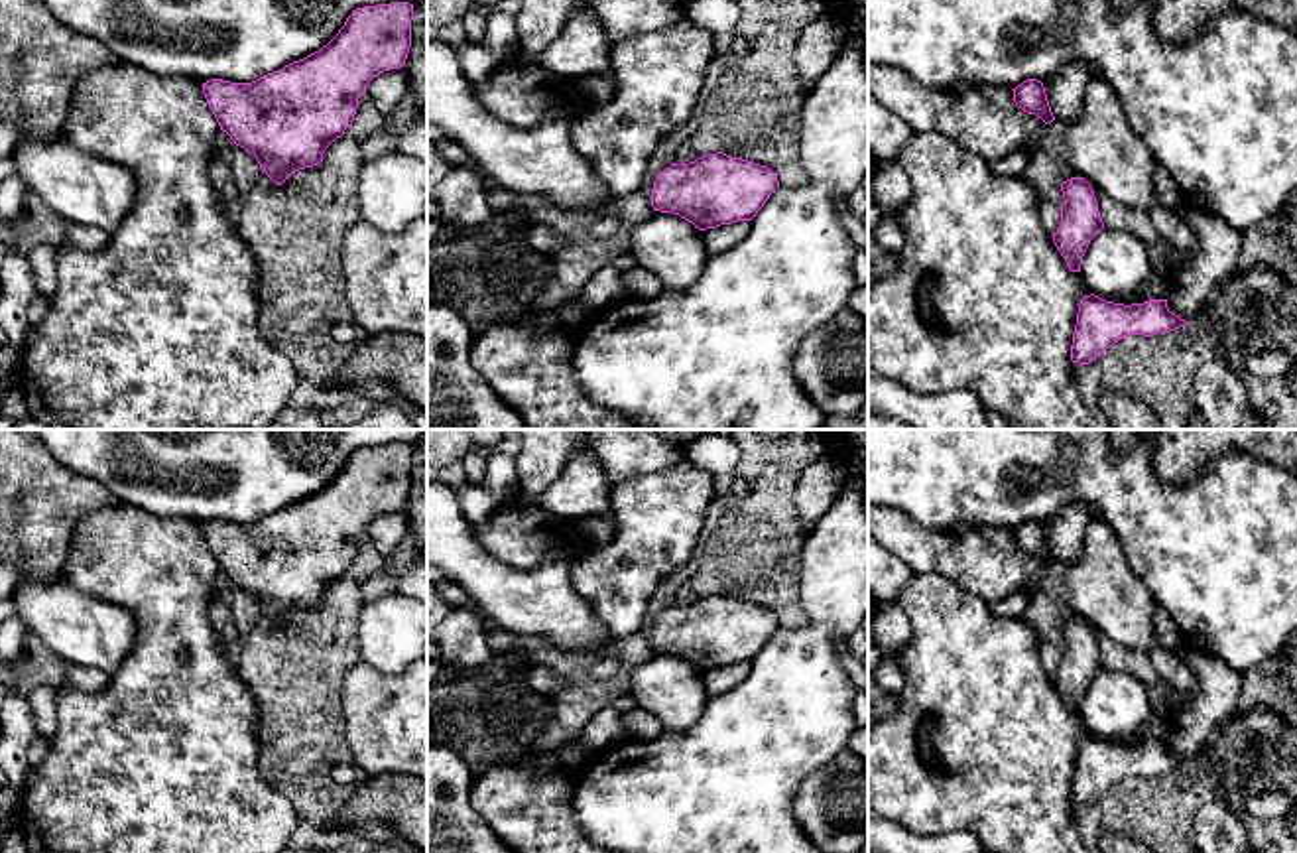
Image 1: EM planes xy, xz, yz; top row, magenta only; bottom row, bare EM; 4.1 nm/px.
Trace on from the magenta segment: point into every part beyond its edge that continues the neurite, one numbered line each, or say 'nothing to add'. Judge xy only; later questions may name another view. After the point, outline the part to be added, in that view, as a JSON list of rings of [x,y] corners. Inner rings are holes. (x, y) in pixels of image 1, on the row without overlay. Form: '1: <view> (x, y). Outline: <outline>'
nothing to add

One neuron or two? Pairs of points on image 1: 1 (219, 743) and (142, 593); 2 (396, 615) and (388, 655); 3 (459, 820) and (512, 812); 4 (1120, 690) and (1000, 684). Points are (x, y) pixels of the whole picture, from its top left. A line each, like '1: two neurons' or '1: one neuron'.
1: one neuron
2: one neuron
3: two neurons
4: two neurons

